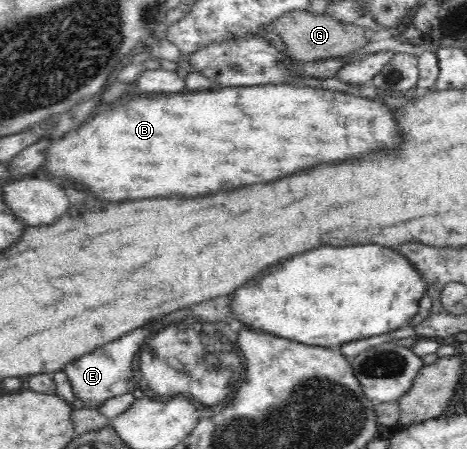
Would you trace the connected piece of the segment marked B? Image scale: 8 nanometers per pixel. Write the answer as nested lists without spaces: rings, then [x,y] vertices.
[[[267,84],[262,86],[241,86],[241,87],[219,87],[213,91],[185,91],[181,94],[175,94],[173,97],[165,95],[155,95],[159,99],[137,99],[119,105],[111,111],[103,111],[95,119],[91,119],[87,125],[81,129],[65,135],[63,139],[55,139],[51,149],[47,151],[47,161],[43,165],[43,170],[51,173],[57,179],[69,179],[69,181],[79,181],[81,185],[91,191],[95,197],[105,199],[105,201],[131,201],[131,199],[151,199],[151,197],[203,197],[219,191],[229,191],[235,187],[245,187],[245,185],[255,185],[255,183],[271,183],[275,179],[283,179],[287,175],[305,171],[309,167],[317,167],[323,163],[339,163],[339,161],[349,161],[349,159],[359,159],[367,153],[375,151],[395,151],[403,143],[403,137],[397,129],[397,119],[395,113],[382,105],[379,101],[374,101],[365,97],[356,97],[355,95],[346,95],[332,89],[323,89],[311,86],[295,86],[293,84]]]

